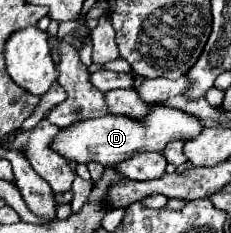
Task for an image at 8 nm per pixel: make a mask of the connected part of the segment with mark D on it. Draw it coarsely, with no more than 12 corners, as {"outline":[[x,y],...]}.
{"outline":[[154,103],[140,119],[78,121],[52,149],[78,163],[126,161],[198,137],[204,125]]}

